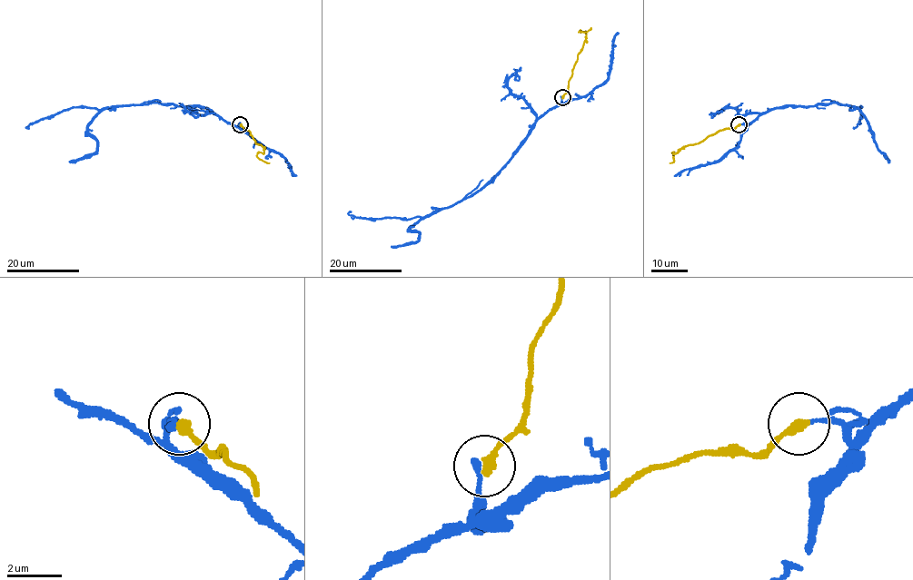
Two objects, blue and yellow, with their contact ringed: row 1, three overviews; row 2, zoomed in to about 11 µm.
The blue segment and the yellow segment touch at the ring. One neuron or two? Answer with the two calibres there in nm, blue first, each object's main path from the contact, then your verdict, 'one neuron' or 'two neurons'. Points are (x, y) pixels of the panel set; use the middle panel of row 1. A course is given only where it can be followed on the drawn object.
240 nm thick on the blue side, 320 nm on the other; blue runs (561, 97), (537, 120), (494, 176), (473, 193), (410, 228), (419, 232), (415, 241), (391, 247); yellow runs (562, 97), (585, 39), (586, 34), (579, 31), (586, 32), (591, 27); two neurons

